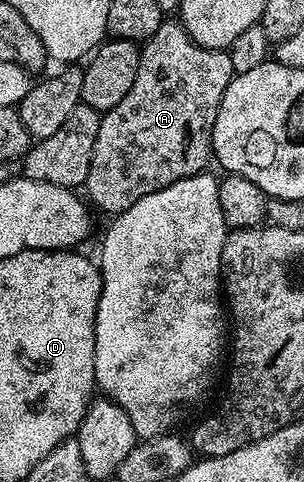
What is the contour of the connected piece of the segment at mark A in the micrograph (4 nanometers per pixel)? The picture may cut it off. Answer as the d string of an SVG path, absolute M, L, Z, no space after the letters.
M164 19L163 25L148 40L142 41L137 78L129 94L125 94L117 106L102 113L97 142L93 142L93 158L89 162L86 199L96 209L99 207L103 212L118 214L129 210L129 206L145 198L145 194L153 194L165 186L173 186L173 182L181 182L181 178L189 178L204 171L208 167L207 163L213 160L211 135L217 122L217 110L234 75L236 73L230 51L202 48L178 19Z

